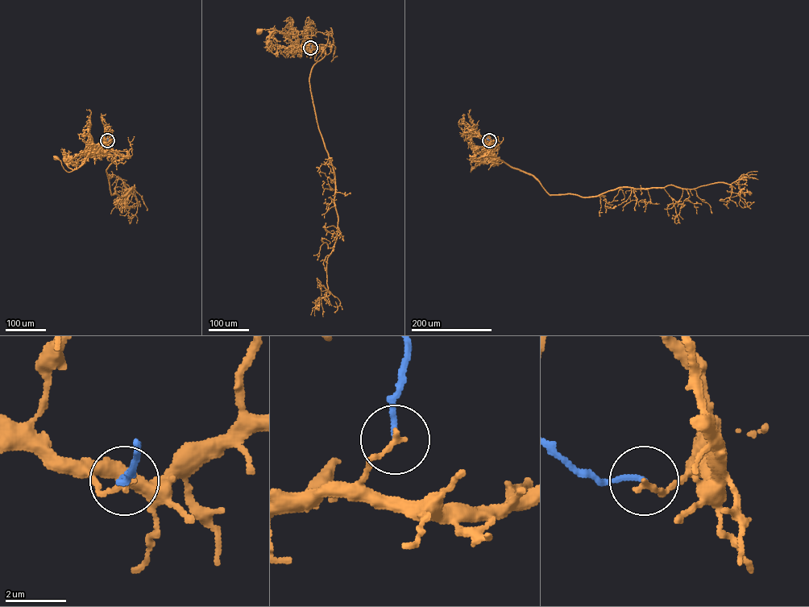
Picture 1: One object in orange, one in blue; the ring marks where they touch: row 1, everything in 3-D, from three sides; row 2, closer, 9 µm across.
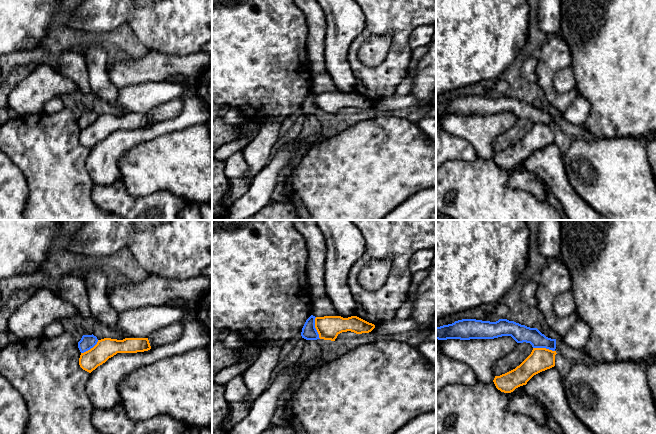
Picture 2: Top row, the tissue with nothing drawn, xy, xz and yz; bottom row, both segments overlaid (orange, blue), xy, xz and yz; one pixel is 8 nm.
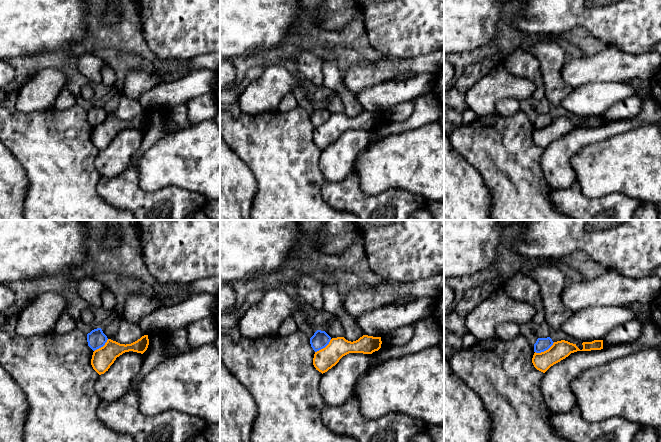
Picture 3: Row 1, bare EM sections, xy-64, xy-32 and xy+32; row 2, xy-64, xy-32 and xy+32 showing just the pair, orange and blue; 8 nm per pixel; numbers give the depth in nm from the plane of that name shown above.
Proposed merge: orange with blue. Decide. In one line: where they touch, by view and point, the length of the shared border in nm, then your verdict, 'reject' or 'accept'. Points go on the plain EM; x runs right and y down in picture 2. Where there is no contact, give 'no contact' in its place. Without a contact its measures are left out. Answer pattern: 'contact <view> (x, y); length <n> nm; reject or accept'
contact xz (315, 103); length 180 nm; reject

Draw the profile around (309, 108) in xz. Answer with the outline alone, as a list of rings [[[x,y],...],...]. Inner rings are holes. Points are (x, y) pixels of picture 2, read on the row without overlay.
[[[311,91],[305,98],[301,112],[306,117],[304,119],[303,129],[297,137],[300,143],[295,151],[294,157],[290,160],[280,172],[277,178],[276,188],[274,189],[269,204],[274,203],[290,203],[292,202],[293,185],[292,172],[299,164],[301,159],[309,152],[316,144],[314,142],[306,142],[307,138],[311,138],[319,134],[322,130],[322,125],[319,118],[319,110],[315,104],[315,92]]]

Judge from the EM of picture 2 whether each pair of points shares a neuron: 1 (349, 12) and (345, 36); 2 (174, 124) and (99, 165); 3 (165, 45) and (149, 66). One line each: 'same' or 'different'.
1: same
2: same
3: different

